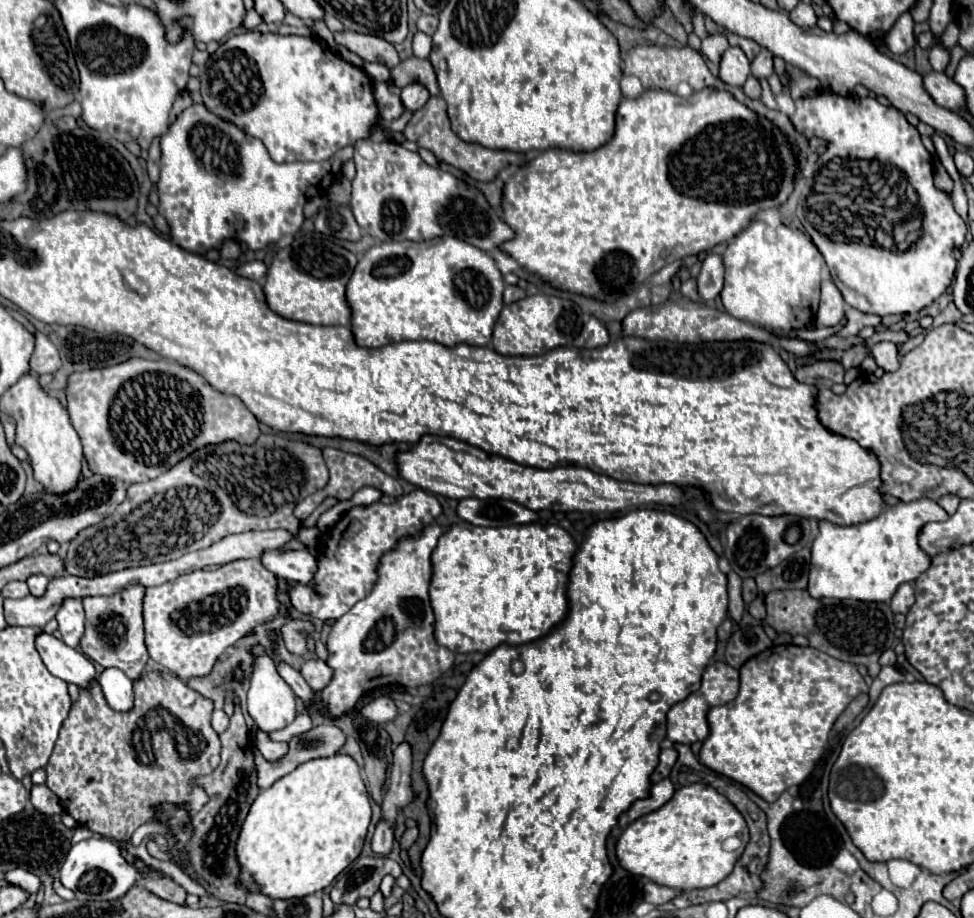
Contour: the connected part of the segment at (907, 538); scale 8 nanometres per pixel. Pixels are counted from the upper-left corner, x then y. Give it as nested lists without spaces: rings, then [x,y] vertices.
[[[916,499],[910,503],[896,503],[894,507],[884,509],[878,517],[850,525],[850,527],[838,527],[830,521],[820,521],[820,535],[812,543],[812,565],[810,565],[810,581],[808,581],[808,593],[814,599],[832,597],[832,599],[856,599],[856,601],[882,601],[888,603],[896,589],[902,583],[912,583],[918,579],[920,573],[924,573],[930,567],[930,555],[920,549],[918,535],[922,527],[930,521],[946,521],[950,515],[932,499]]]

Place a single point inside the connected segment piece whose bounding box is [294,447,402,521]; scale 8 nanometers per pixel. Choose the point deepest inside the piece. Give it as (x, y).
(348, 473)

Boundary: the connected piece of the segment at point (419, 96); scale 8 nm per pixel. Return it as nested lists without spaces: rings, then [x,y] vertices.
[[[412,83],[412,85],[406,85],[402,89],[402,103],[412,113],[416,113],[420,107],[424,107],[428,97],[430,97],[428,89],[424,85],[420,85],[420,83]]]

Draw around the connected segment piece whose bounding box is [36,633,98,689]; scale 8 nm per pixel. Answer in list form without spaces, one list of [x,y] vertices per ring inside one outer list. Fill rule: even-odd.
[[[38,635],[36,649],[48,671],[62,681],[74,683],[78,689],[90,689],[98,681],[98,673],[92,661],[78,649],[72,649],[64,641],[56,639],[54,635]]]

